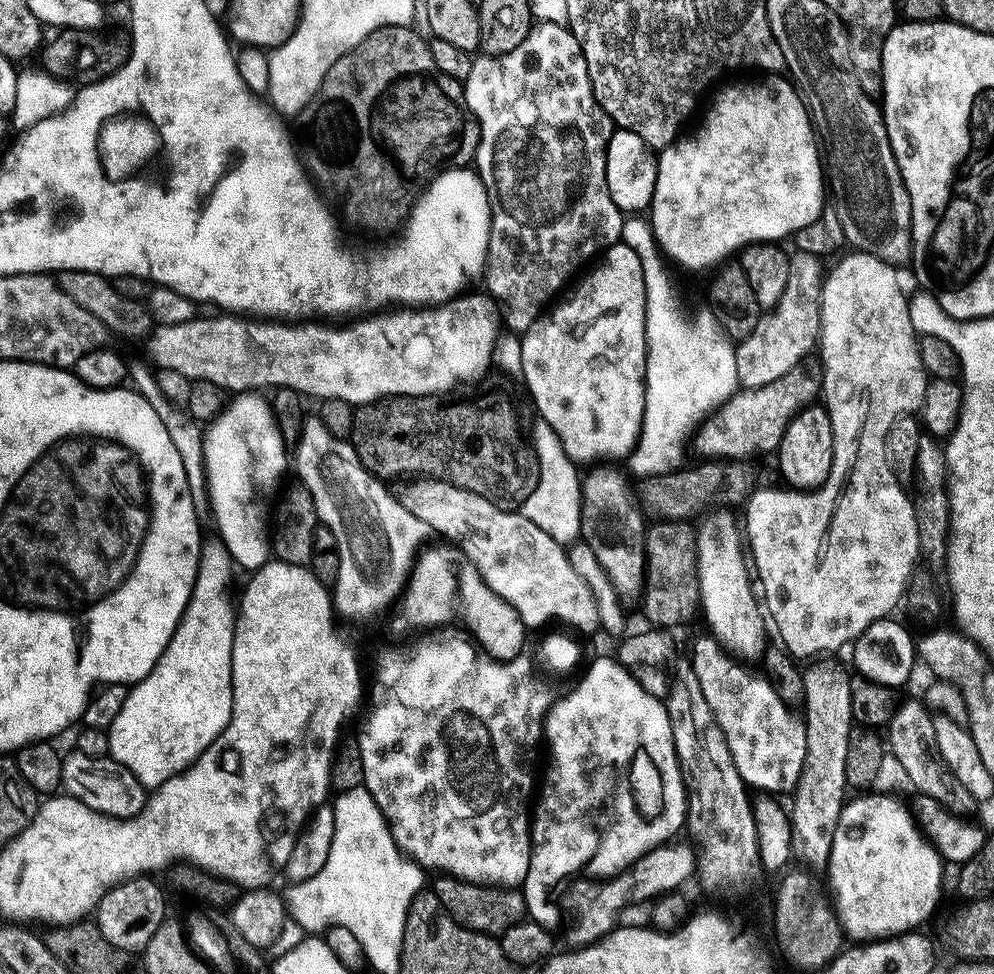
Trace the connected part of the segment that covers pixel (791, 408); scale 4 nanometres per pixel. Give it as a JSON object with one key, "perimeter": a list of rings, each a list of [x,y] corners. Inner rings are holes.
{"perimeter":[[[803,366],[792,368],[780,378],[774,378],[761,388],[740,388],[728,399],[718,412],[720,424],[716,418],[707,419],[695,437],[696,446],[704,458],[723,458],[725,460],[747,461],[748,456],[756,456],[759,452],[773,451],[779,445],[788,423],[801,410],[809,407],[812,400],[821,395],[821,381],[817,373],[807,372]]]}

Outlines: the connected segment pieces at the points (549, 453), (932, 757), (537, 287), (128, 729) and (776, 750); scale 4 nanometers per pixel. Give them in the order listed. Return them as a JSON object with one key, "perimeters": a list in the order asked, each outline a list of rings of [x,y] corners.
{"perimeters":[[[[537,422],[532,428],[532,436],[530,432],[530,443],[532,449],[536,452],[536,457],[540,463],[540,477],[538,478],[538,486],[534,490],[534,494],[530,494],[530,498],[526,498],[523,506],[523,514],[526,518],[530,518],[530,522],[534,522],[534,526],[542,526],[542,530],[546,530],[546,534],[555,536],[561,541],[573,541],[580,532],[581,515],[581,491],[582,476],[578,471],[577,465],[569,460],[567,454],[560,448],[558,438],[552,433],[552,427],[543,422]]],[[[919,699],[907,700],[896,709],[892,721],[886,726],[886,744],[890,749],[890,756],[900,763],[904,776],[916,787],[915,791],[922,796],[934,798],[944,809],[957,818],[967,817],[968,804],[977,803],[974,794],[954,778],[954,774],[944,765],[936,753],[936,735],[934,734],[934,719],[929,709],[925,708]]],[[[547,22],[533,23],[526,34],[526,38],[514,50],[501,56],[480,54],[473,59],[470,74],[462,81],[464,97],[468,109],[480,125],[480,141],[476,147],[474,168],[484,184],[488,195],[488,205],[492,208],[492,221],[490,222],[490,238],[488,239],[488,263],[484,265],[482,273],[483,283],[488,283],[487,291],[502,305],[502,314],[505,323],[513,328],[517,334],[523,334],[531,328],[532,323],[545,311],[548,299],[591,258],[592,255],[603,253],[621,243],[620,235],[624,225],[625,215],[620,207],[610,198],[610,190],[606,182],[606,154],[608,143],[614,131],[612,117],[604,111],[601,101],[594,98],[590,74],[586,70],[586,58],[582,54],[582,46],[578,38],[574,38],[571,28],[562,24]]],[[[205,539],[201,543],[196,581],[170,642],[150,674],[129,687],[132,689],[121,702],[112,725],[107,725],[108,755],[126,766],[126,770],[130,770],[130,774],[134,774],[146,790],[159,788],[162,782],[189,768],[232,720],[234,596],[228,593],[232,588],[232,568],[234,569],[234,561],[223,540]]],[[[708,634],[698,637],[693,642],[690,663],[702,686],[702,694],[706,694],[706,702],[710,702],[710,710],[730,746],[730,754],[734,758],[736,769],[744,784],[751,789],[753,789],[752,787],[761,788],[759,791],[764,794],[791,793],[804,769],[806,738],[803,727],[799,721],[797,724],[795,718],[792,717],[795,715],[780,701],[776,691],[772,689],[771,683],[767,679],[759,680],[758,677],[751,676],[742,668],[744,666],[741,663],[732,659],[720,647],[720,643]]]]}

